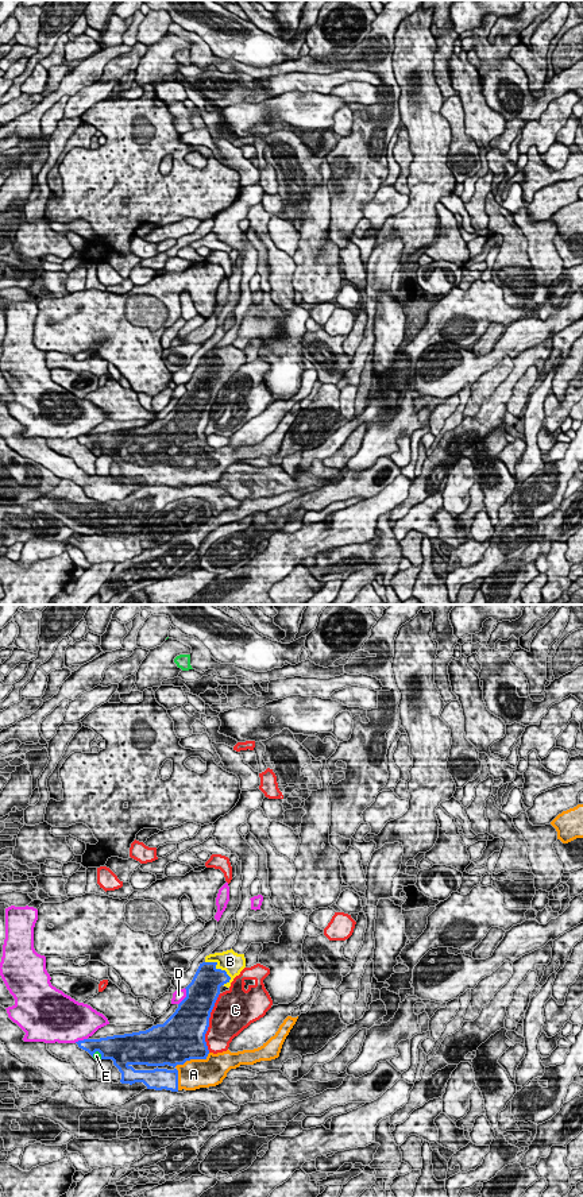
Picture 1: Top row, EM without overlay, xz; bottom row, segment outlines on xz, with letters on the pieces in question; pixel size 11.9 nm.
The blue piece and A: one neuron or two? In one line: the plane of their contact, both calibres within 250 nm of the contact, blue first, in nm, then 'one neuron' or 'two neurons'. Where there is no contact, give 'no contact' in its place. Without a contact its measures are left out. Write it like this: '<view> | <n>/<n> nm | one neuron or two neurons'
xz | 500/360 nm | one neuron

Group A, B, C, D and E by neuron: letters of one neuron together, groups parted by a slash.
A B / C / D / E

